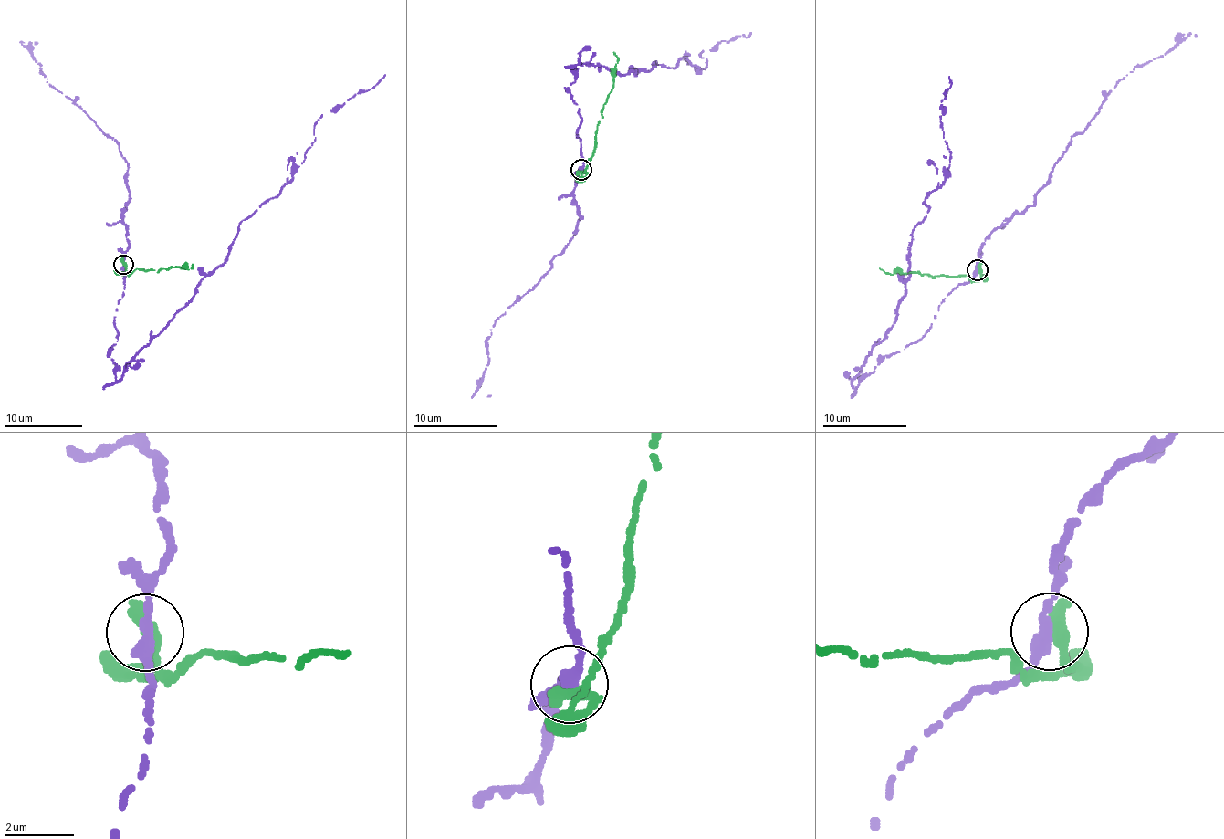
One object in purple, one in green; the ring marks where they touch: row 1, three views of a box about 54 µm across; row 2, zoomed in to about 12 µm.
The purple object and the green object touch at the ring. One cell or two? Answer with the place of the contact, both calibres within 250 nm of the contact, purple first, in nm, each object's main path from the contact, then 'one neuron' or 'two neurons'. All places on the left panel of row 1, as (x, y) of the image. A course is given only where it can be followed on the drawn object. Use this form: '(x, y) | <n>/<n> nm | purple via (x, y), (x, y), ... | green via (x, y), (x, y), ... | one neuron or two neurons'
(123, 264) | 340/480 nm | purple via (123, 264), (109, 353), (118, 380), (225, 261), (238, 226), (304, 161), (317, 119), (384, 74) | green via (123, 264), (123, 273), (130, 274), (137, 268), (158, 272), (179, 267), (188, 269), (192, 265) | two neurons

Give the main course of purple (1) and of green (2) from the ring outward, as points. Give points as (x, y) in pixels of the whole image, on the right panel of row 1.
1: (978, 269), (929, 330), (855, 388), (895, 322), (912, 231), (949, 166), (940, 105), (949, 76)
2: (978, 269), (978, 279), (971, 280), (967, 274), (931, 277), (911, 272), (890, 275), (880, 268)

